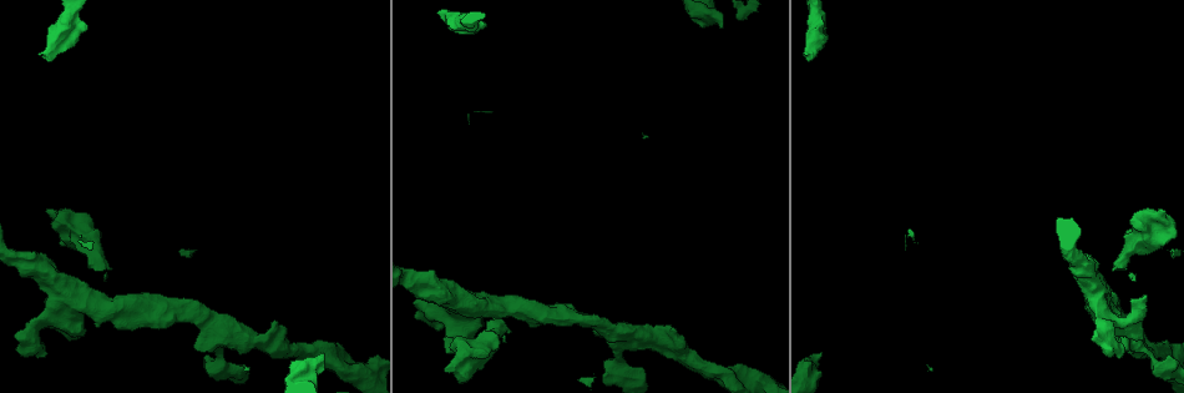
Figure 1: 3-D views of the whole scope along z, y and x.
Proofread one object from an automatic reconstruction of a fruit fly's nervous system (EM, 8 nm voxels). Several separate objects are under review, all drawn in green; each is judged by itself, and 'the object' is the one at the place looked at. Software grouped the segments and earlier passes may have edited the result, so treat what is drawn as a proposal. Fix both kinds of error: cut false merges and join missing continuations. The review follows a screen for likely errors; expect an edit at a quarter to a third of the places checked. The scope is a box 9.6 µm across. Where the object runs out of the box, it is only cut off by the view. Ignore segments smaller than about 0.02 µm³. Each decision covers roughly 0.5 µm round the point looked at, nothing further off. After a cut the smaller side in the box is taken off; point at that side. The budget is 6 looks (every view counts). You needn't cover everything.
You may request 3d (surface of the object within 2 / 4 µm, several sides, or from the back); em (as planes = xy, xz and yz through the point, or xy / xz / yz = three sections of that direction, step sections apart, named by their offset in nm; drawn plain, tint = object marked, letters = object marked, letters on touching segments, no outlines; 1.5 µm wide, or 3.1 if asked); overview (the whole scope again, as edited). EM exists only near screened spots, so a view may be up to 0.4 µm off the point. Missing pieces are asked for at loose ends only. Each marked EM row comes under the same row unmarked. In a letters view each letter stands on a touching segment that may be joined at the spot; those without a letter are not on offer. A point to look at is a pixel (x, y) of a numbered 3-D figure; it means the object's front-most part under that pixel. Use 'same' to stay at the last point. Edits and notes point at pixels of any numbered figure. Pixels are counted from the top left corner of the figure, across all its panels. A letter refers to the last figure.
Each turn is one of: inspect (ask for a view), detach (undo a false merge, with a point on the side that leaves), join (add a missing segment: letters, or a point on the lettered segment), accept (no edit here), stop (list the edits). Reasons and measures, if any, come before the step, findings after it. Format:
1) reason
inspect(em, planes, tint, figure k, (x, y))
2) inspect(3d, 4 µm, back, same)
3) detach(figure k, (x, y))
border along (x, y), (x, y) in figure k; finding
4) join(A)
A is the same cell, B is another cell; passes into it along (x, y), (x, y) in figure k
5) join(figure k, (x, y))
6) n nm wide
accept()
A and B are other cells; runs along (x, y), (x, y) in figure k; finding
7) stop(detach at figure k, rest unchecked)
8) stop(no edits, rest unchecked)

stops while still wide
inspect(em, planes, letters, figure 1, (443, 325))

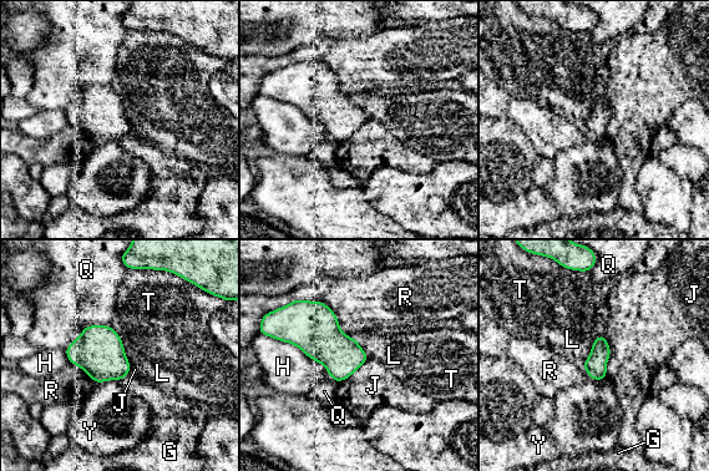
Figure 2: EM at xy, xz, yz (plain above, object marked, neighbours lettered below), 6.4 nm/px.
accept()
G, H, J, L, Q, R, T and Y are other cells; border along (604, 334), (609, 347), (607, 378) in figure 2; no lettered segment goes on from it

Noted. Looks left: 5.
branch stops here
inspect(3d, 4 µm, figure 1, (47, 209))

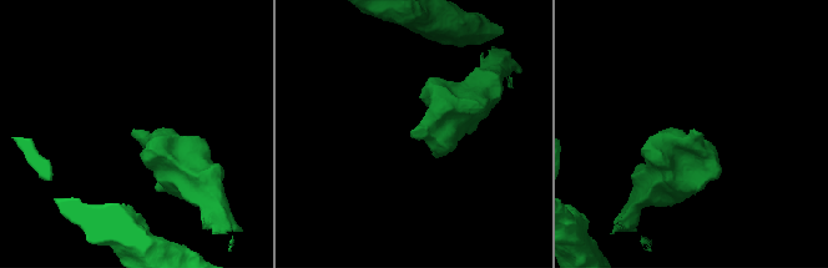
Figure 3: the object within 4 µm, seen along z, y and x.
inspect(em, xy, step 4, letters, figure 3, (694, 133))

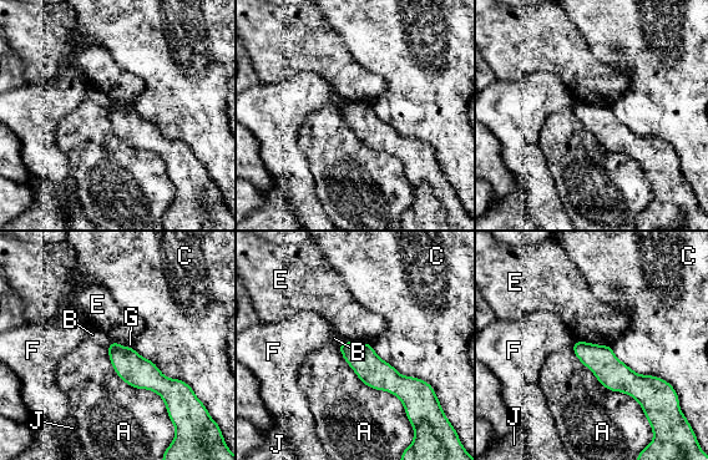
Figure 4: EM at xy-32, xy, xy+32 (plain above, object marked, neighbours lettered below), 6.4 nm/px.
A touches over 700 nm
accept()
A, B, C, E, F, G and J are other cells; border along (575, 339), (610, 345) in figure 4; none of them fits

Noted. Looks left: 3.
stops while still wide
inspect(em, planes, tint, figure 1, (322, 353))

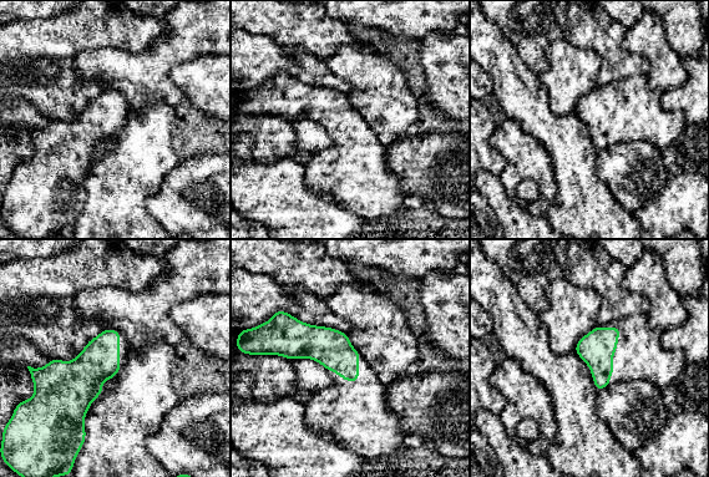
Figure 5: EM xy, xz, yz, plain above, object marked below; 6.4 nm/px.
see the neighbours
inspect(em, planes, letters, same)

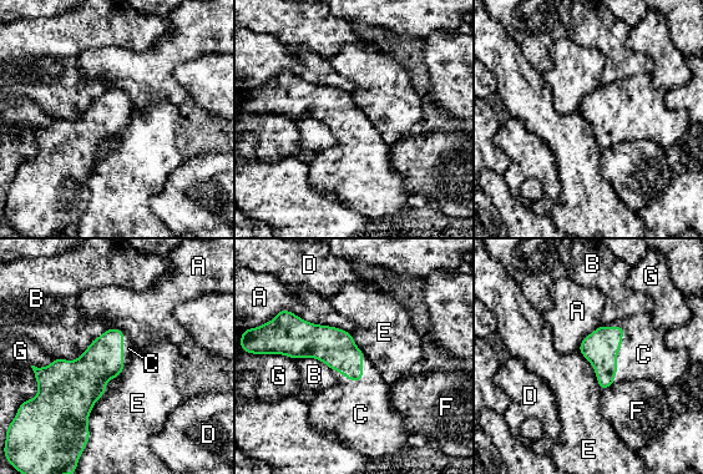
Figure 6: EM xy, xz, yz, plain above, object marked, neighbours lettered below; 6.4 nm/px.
join(C)
C is the same cell, A, B, D, E, F and G are other cells; passes into it along (600, 348), (616, 354), (643, 354) in figure 6; the cell continues

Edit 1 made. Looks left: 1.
stop(join at figure 6, rest unchecked)

